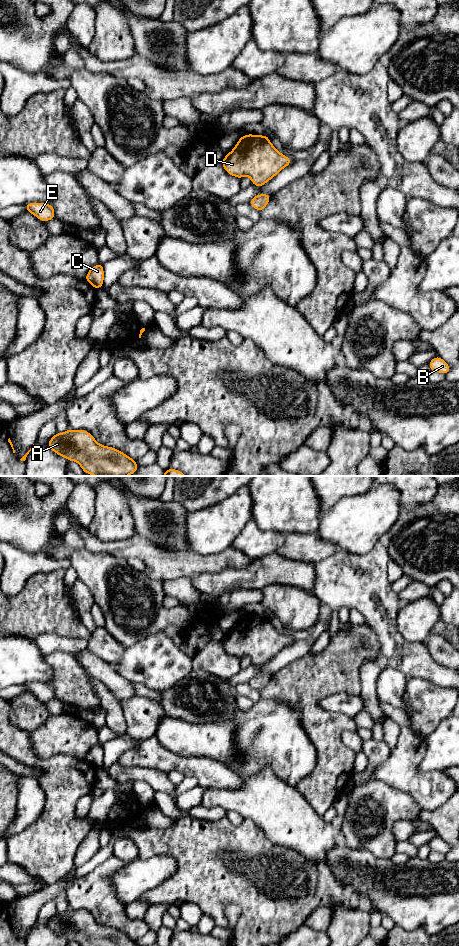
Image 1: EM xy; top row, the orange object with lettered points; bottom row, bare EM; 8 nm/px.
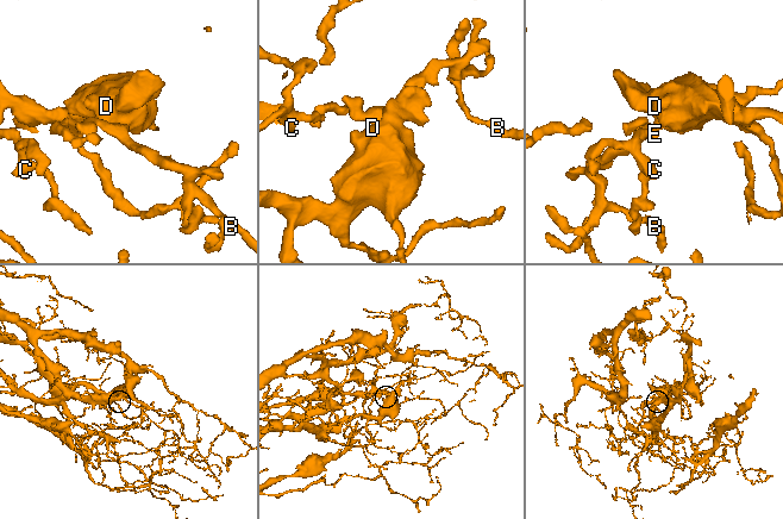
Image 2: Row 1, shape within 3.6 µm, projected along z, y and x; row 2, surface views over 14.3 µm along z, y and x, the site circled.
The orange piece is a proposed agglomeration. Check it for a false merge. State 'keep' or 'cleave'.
keep

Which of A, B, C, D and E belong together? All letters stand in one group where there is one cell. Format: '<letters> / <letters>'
A B C D E

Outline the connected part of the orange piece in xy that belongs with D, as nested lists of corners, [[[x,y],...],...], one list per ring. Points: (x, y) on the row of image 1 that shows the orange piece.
[[[247,134],[221,162],[228,174],[239,180],[247,175],[252,184],[262,187],[292,161],[272,145],[268,135]]]

